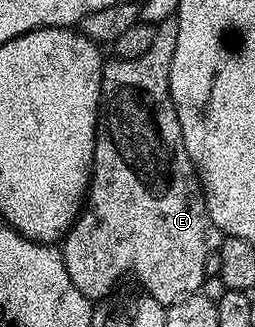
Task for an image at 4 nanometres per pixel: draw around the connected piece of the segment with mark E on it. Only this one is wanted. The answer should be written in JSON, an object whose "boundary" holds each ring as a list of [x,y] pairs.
{"boundary":[[[175,18],[162,20],[154,29],[154,44],[150,44],[143,56],[138,60],[122,60],[116,58],[112,62],[105,61],[100,71],[100,109],[96,115],[96,143],[94,144],[94,156],[92,157],[92,180],[86,195],[86,205],[81,209],[76,223],[71,226],[68,233],[62,239],[64,251],[64,263],[66,272],[70,272],[70,280],[74,280],[74,288],[82,292],[90,300],[104,298],[116,286],[119,278],[129,274],[137,278],[144,285],[143,293],[153,298],[158,304],[173,306],[181,298],[197,293],[204,282],[204,273],[208,270],[208,261],[213,261],[214,255],[219,251],[222,241],[222,232],[210,220],[210,212],[204,203],[204,191],[200,185],[199,177],[190,160],[190,156],[184,147],[182,140],[182,128],[178,124],[178,112],[172,103],[170,96],[170,60],[174,60],[174,44],[178,44],[178,24]]]}

